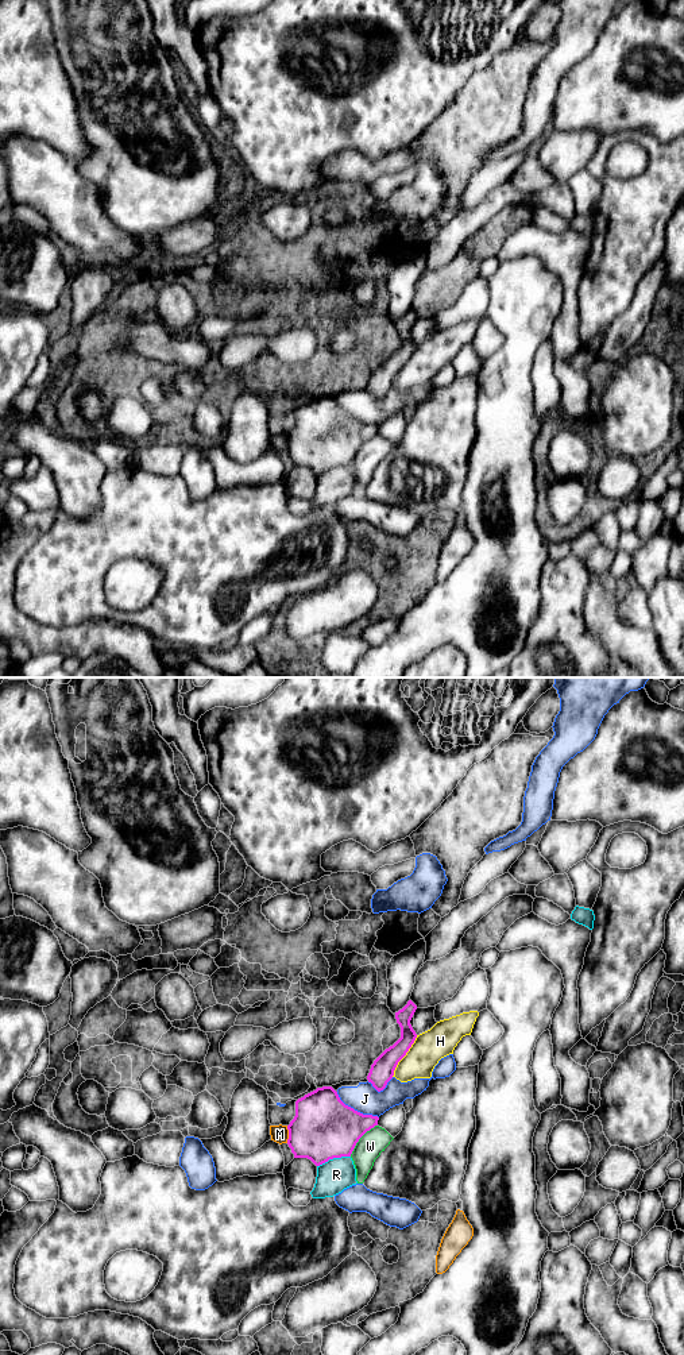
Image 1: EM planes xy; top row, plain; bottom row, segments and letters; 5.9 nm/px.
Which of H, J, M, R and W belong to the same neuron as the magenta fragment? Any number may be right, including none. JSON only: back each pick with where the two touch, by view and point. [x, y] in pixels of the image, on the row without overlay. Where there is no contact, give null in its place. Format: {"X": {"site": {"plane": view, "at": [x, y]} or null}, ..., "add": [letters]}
{"add": []}

